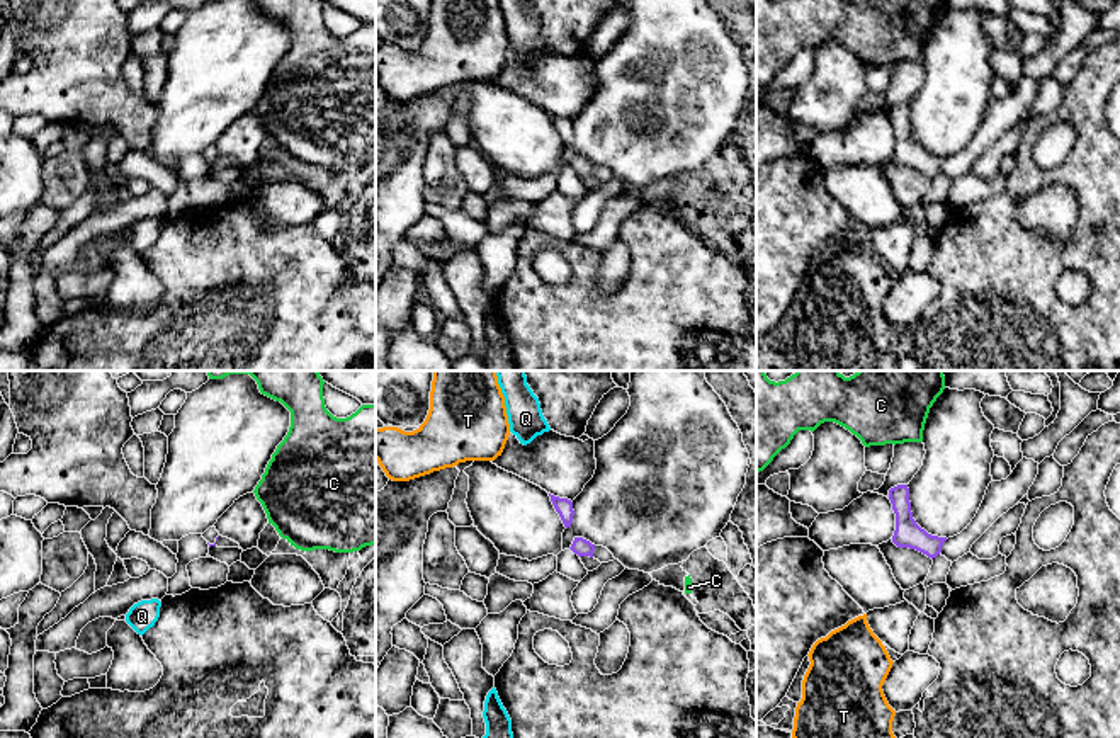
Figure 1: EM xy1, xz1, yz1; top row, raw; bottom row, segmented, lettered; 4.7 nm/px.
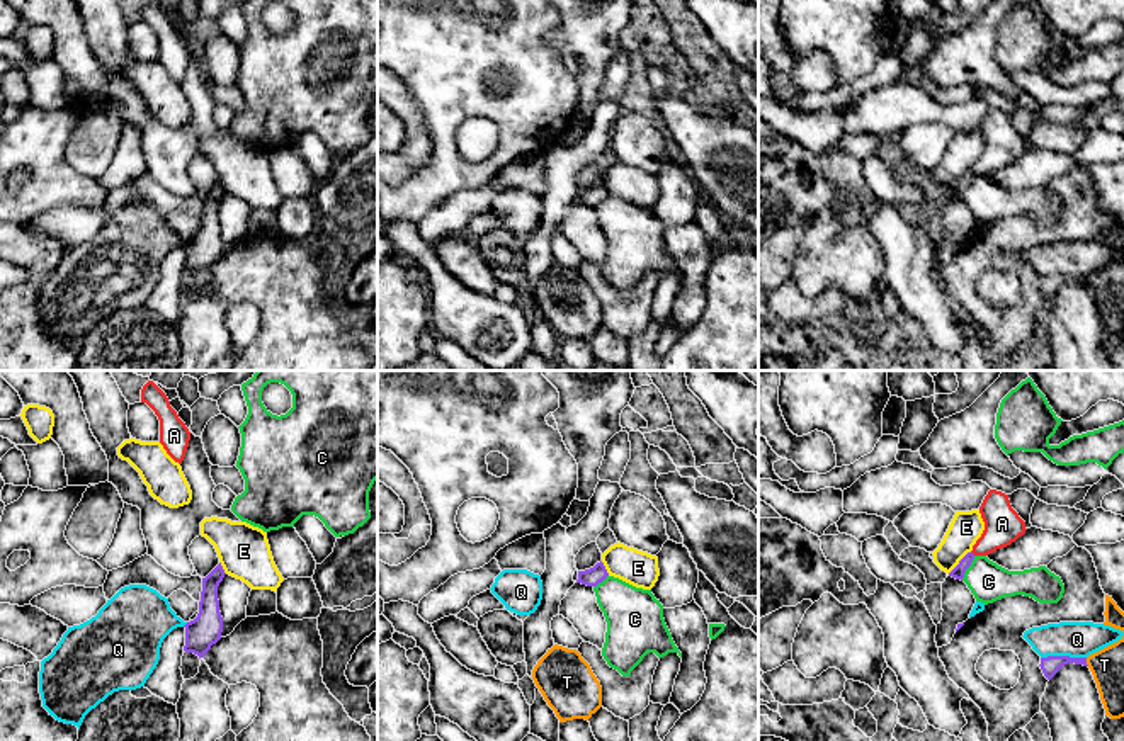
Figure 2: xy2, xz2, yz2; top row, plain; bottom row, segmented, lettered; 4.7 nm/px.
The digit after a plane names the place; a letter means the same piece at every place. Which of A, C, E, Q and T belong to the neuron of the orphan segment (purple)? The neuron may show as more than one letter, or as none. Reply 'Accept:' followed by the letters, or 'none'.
Accept: none

